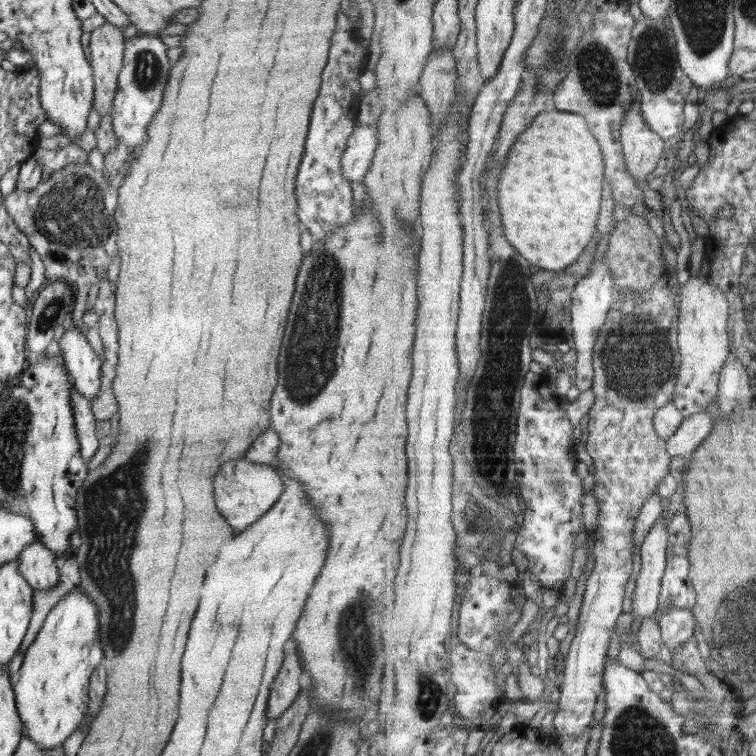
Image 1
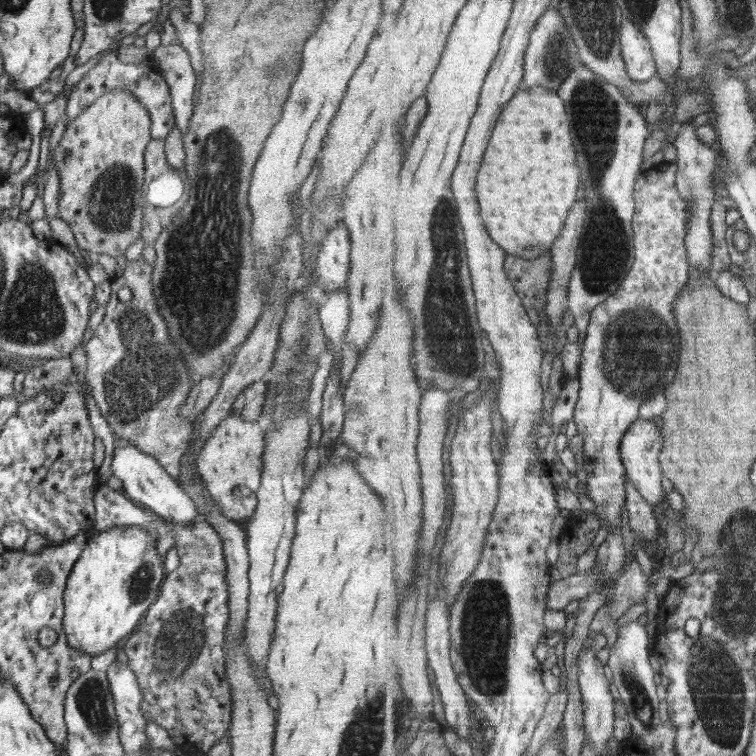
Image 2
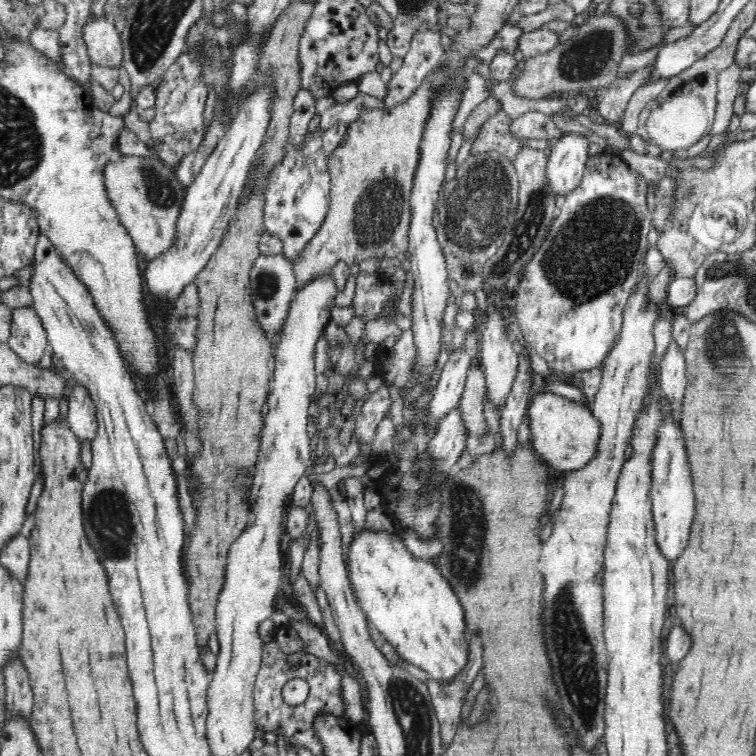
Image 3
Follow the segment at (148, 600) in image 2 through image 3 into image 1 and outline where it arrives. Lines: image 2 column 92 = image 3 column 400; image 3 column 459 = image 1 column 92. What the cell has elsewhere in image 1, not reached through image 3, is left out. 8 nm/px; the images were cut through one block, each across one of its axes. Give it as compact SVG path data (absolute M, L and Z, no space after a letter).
M80 588L72 589L63 599L54 606L42 622L34 643L25 653L20 678L14 682L13 690L20 721L23 723L23 732L32 741L42 747L60 747L71 733L79 726L85 716L89 701L89 679L104 664L105 653L100 641L100 613L98 605L92 597Z

